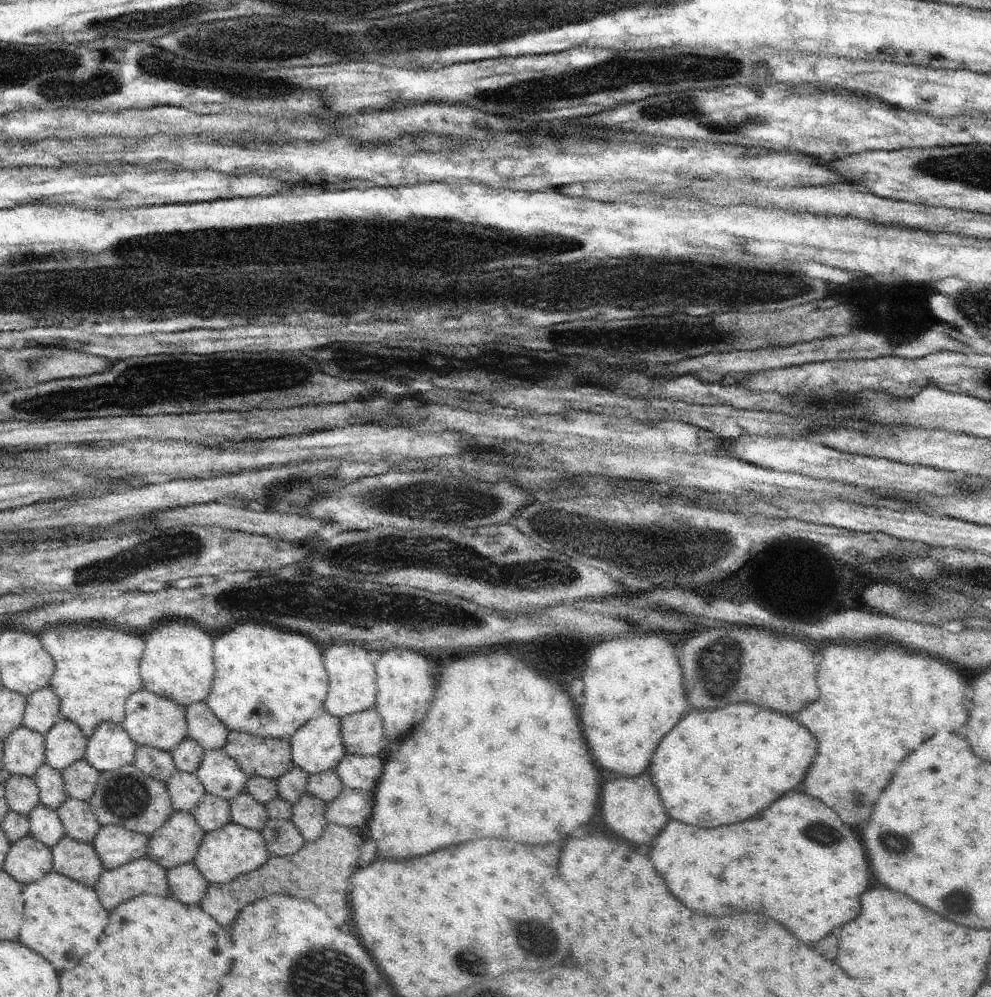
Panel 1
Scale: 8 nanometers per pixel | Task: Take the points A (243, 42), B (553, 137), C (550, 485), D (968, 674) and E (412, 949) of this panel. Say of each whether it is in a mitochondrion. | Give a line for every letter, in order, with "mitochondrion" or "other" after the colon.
A: mitochondrion
B: mitochondrion
C: mitochondrion
D: other
E: other

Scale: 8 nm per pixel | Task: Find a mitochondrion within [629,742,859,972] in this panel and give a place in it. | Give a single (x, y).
(821, 836)

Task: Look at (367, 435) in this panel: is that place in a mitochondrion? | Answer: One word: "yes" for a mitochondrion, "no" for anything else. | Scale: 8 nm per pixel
no

